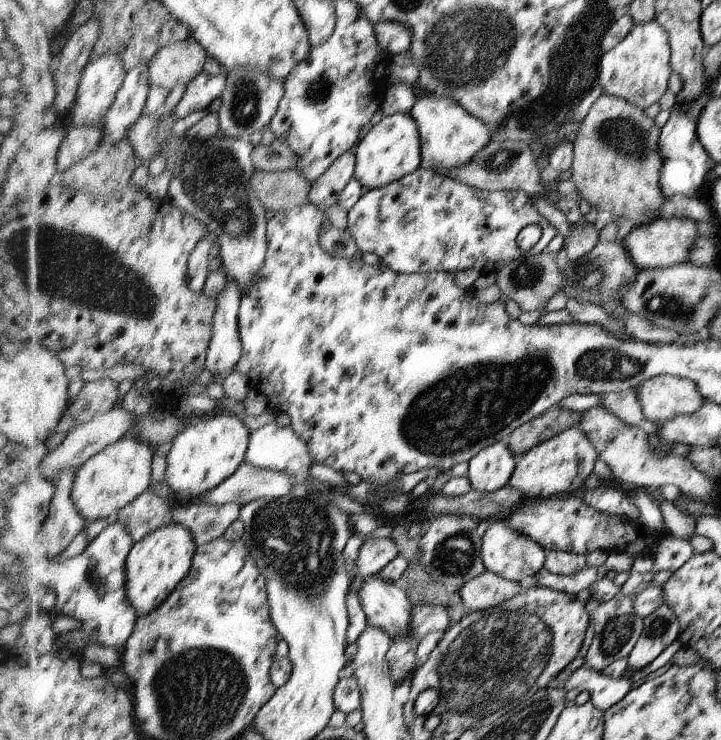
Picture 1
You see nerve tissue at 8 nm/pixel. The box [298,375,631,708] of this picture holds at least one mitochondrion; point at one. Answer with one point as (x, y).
(454, 557)

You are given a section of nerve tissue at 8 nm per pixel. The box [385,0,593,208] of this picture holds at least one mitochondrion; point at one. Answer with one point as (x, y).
(460, 54)

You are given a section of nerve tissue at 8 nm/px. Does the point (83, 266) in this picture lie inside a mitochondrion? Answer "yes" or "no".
yes

